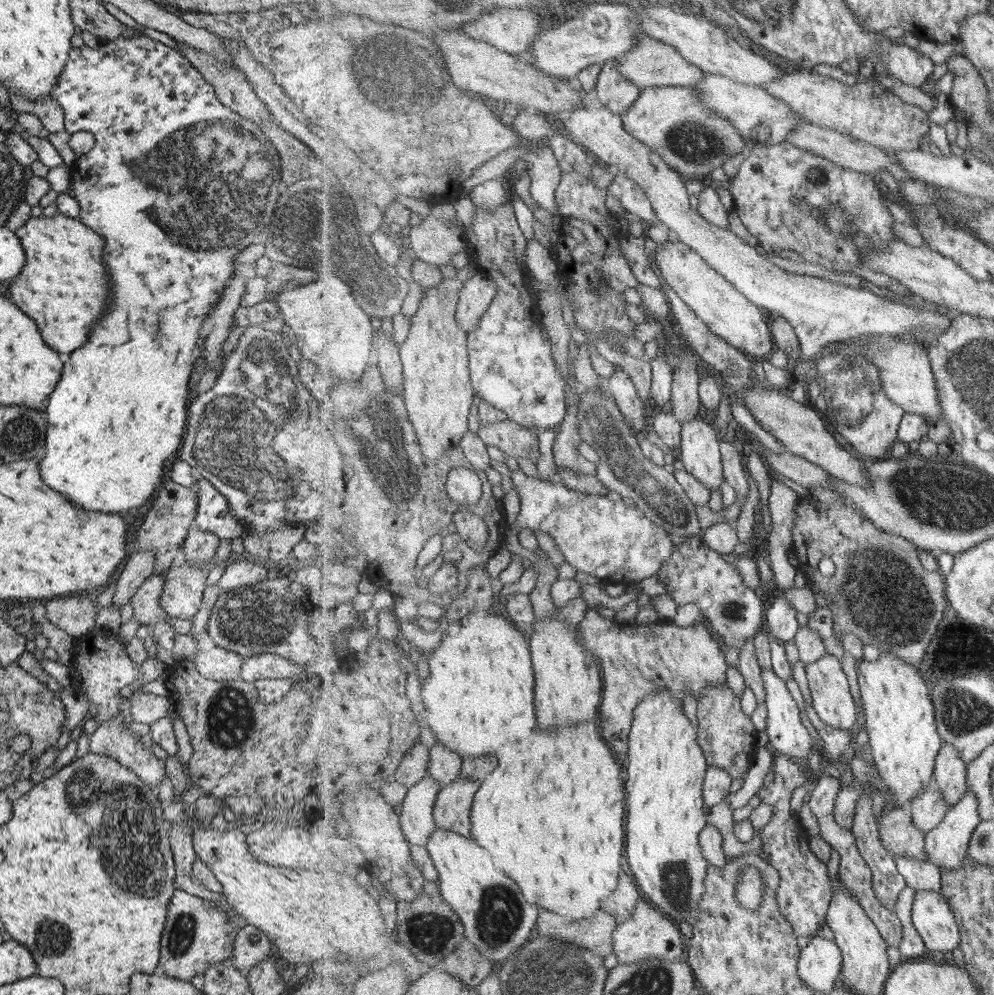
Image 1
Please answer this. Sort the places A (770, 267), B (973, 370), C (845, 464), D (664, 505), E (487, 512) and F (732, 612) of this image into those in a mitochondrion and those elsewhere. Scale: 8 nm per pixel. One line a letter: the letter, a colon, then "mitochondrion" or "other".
A: other
B: mitochondrion
C: other
D: mitochondrion
E: other
F: mitochondrion

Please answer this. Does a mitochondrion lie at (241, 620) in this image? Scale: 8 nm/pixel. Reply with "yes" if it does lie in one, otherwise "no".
yes

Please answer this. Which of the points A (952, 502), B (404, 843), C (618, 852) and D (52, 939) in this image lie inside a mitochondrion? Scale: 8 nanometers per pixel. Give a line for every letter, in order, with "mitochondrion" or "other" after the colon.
A: mitochondrion
B: other
C: other
D: mitochondrion

